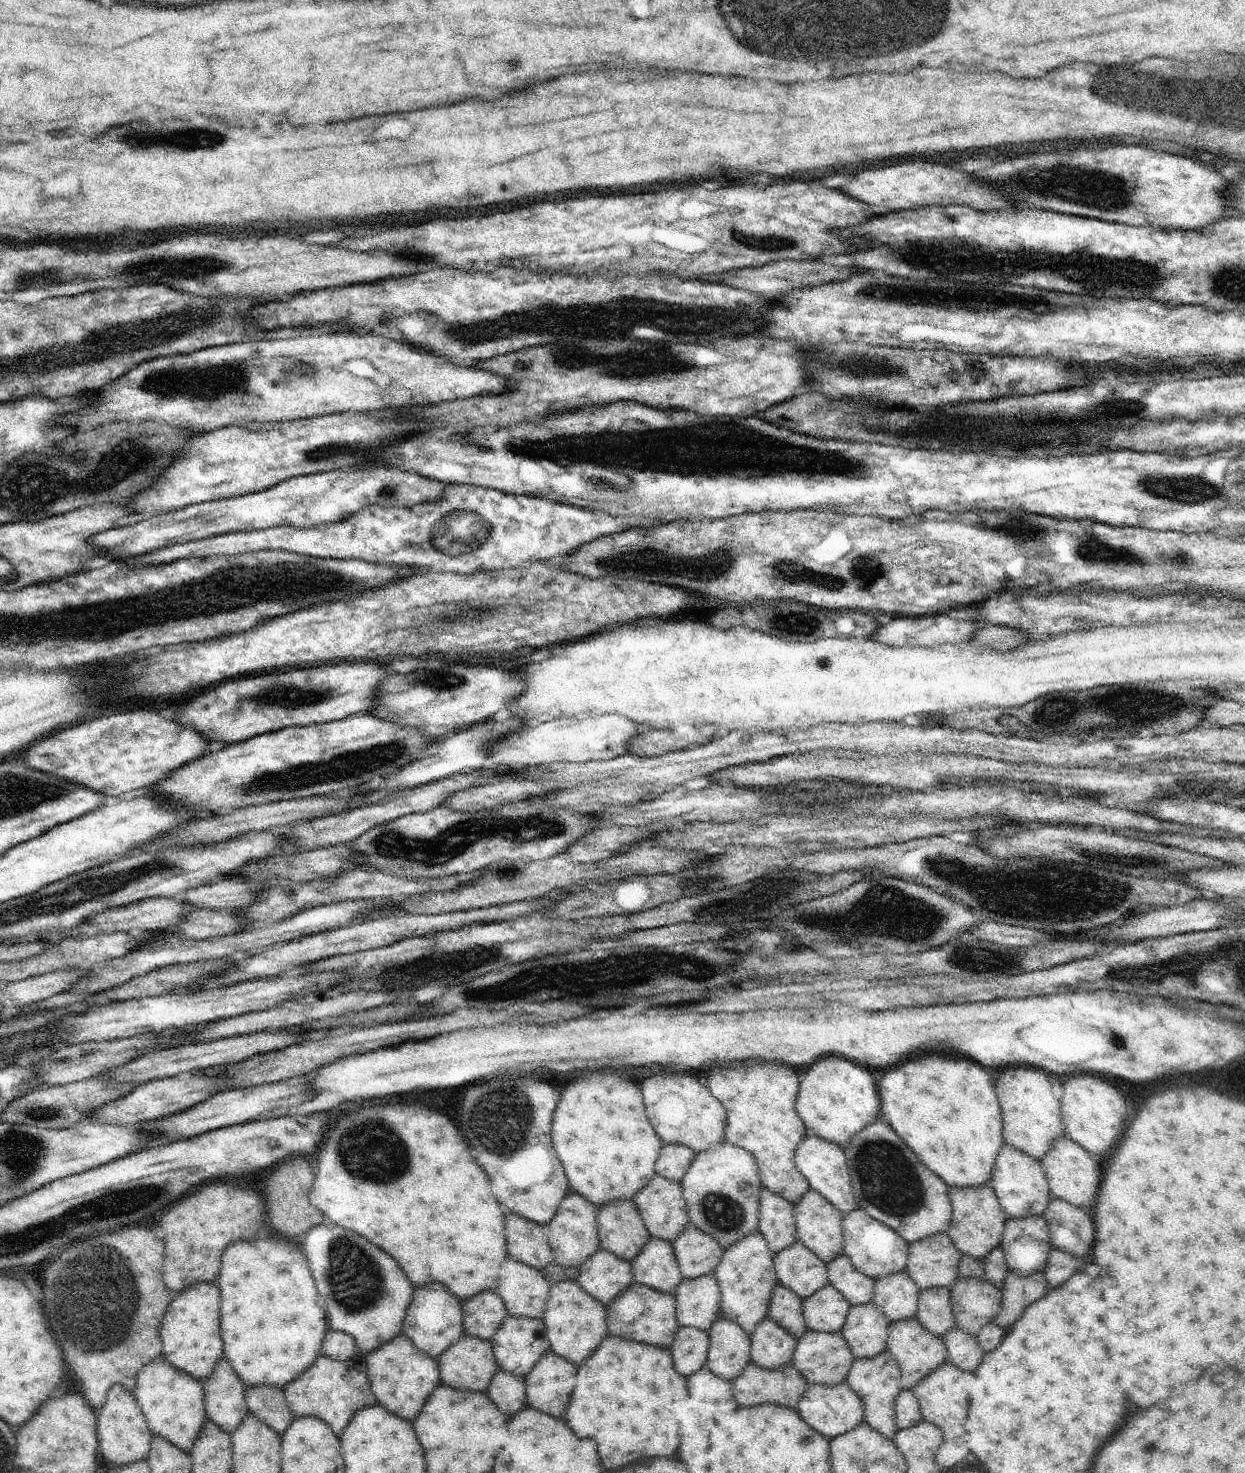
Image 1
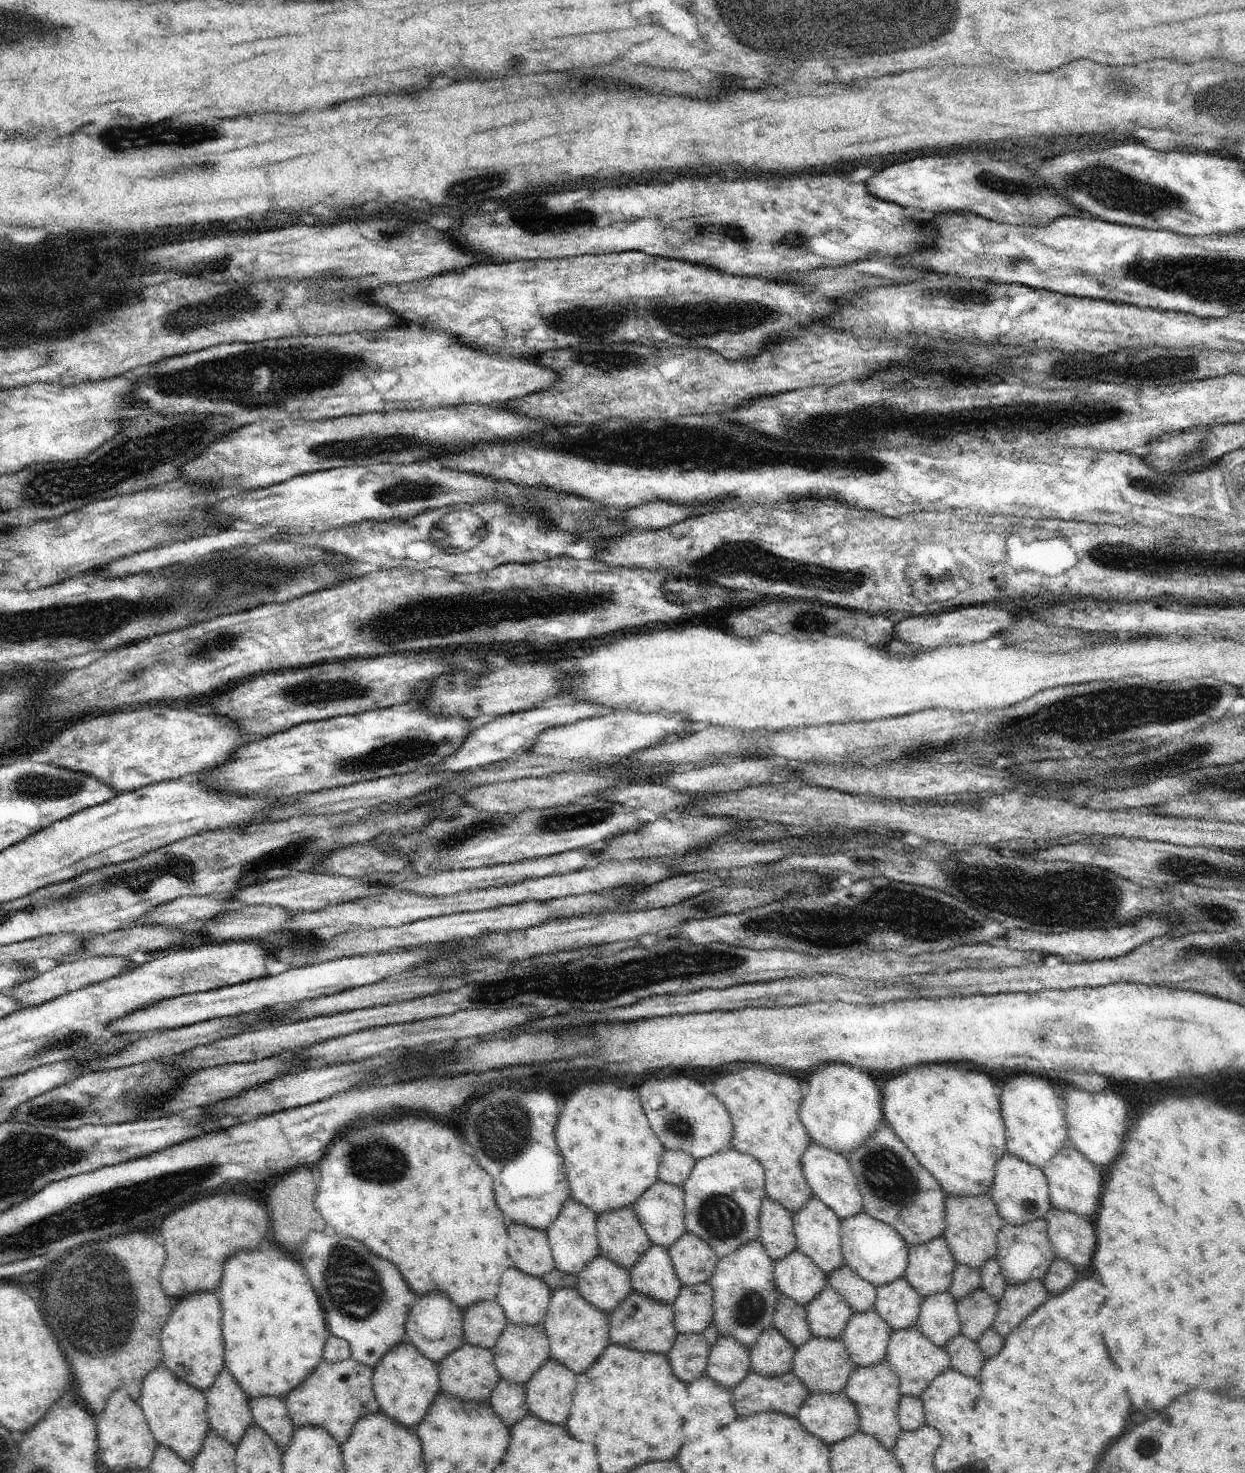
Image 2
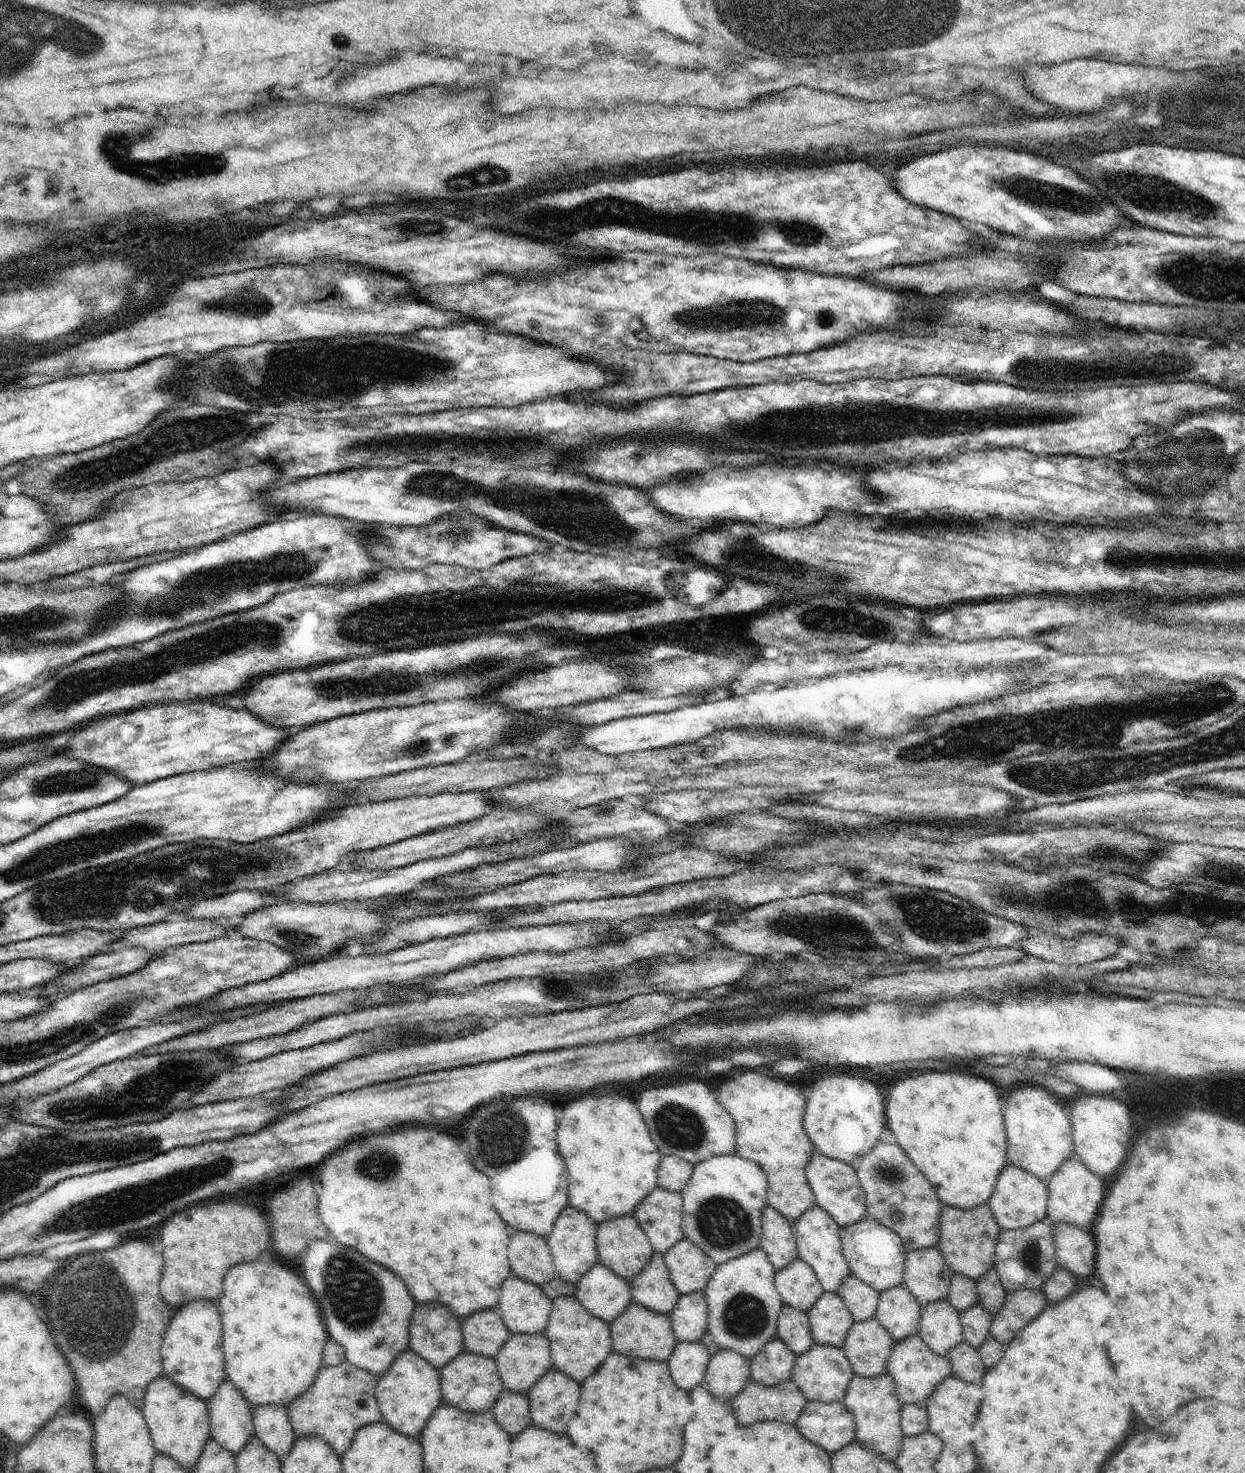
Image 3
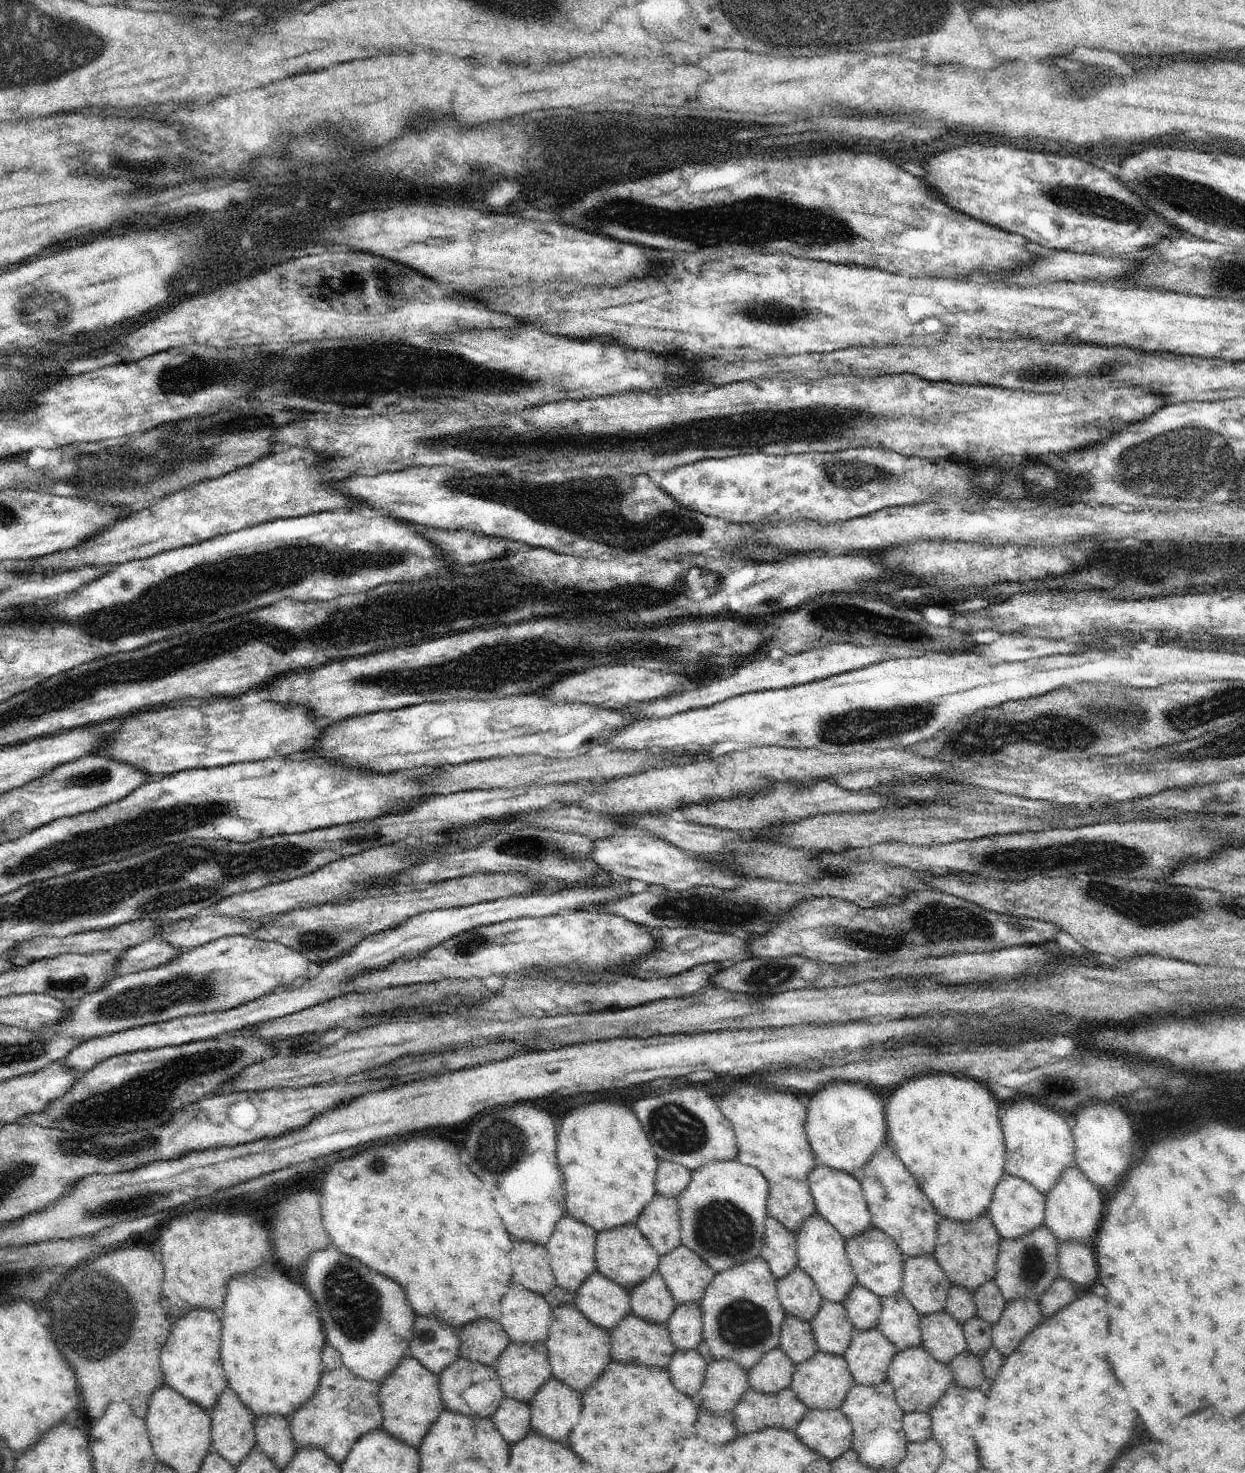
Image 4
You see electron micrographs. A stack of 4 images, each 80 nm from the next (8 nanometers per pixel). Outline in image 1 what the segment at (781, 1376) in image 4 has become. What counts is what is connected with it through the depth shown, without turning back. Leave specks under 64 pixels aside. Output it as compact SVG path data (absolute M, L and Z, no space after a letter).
M764 1317L751 1334L751 1360L762 1369L774 1370L790 1364L799 1340L772 1317Z

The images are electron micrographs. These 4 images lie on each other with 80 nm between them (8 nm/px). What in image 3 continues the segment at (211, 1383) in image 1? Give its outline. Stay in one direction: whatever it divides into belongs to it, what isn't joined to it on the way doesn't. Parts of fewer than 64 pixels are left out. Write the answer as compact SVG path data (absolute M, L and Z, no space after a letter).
M228 1378L220 1383L206 1402L211 1438L236 1456L244 1448L246 1441L255 1434L254 1406L249 1404L241 1390Z

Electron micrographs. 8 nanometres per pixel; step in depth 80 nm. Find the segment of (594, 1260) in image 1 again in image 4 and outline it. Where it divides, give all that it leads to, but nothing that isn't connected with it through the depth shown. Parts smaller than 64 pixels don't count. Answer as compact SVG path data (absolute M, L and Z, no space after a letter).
M598 1270L584 1280L576 1293L577 1309L608 1332L631 1313L631 1293Z

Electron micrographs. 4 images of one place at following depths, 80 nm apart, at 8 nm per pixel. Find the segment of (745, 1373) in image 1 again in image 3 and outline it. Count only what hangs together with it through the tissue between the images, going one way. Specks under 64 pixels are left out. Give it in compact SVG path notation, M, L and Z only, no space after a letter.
M750 1378L731 1400L731 1407L742 1426L756 1424L760 1420L782 1420L795 1424L807 1401L791 1378L774 1386L764 1386Z

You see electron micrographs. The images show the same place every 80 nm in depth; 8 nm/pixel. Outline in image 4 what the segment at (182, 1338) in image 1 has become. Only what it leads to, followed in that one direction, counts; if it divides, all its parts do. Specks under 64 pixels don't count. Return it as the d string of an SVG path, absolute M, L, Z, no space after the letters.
M194 1307L174 1319L170 1334L161 1348L160 1366L165 1376L164 1384L208 1412L215 1407L217 1398L228 1384L221 1359L221 1321L220 1312Z

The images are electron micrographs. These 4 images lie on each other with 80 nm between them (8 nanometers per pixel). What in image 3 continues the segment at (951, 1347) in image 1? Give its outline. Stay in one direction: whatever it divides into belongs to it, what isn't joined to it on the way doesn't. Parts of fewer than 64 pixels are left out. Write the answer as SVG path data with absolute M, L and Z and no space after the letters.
M965 1340L952 1347L946 1355L950 1359L954 1375L969 1383L980 1381L979 1378L986 1371L979 1350Z

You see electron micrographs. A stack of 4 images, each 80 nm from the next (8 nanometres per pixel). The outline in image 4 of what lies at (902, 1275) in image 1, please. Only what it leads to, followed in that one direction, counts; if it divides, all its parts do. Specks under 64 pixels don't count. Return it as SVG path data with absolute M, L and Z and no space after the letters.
M902 1291L882 1297L877 1327L892 1341L898 1351L920 1345L921 1316Z

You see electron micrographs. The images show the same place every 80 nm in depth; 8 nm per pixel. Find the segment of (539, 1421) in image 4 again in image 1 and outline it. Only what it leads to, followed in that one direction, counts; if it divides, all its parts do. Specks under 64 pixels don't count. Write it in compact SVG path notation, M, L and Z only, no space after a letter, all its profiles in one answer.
M548 1350L525 1376L527 1404L552 1416L564 1414L576 1386L576 1368Z

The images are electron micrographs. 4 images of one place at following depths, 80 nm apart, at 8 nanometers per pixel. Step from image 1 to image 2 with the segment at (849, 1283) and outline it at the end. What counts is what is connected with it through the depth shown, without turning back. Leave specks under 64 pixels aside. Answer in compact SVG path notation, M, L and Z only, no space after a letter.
M845 1263L829 1274L827 1284L835 1288L848 1301L854 1313L874 1308L877 1297L876 1286L858 1276Z

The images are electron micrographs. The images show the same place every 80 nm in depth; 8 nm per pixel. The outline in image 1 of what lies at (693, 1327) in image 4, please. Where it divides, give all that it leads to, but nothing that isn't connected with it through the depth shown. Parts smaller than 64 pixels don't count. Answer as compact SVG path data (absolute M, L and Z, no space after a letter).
M715 1271L693 1279L683 1278L675 1295L680 1327L708 1331L720 1316L721 1288Z

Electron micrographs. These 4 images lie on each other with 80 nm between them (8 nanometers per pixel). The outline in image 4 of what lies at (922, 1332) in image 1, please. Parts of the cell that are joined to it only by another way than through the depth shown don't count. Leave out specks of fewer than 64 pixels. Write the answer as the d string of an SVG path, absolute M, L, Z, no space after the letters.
M914 1345L897 1351L890 1363L887 1380L895 1388L897 1403L905 1412L929 1412L929 1408L934 1406L941 1394L945 1393L948 1385L954 1382L953 1372L949 1363L936 1360L923 1346Z

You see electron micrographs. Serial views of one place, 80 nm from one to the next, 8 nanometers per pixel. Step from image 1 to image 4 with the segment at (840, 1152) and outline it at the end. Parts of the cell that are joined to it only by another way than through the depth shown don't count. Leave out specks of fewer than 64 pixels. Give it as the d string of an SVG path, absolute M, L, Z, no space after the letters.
M817 1163L808 1173L807 1181L816 1203L817 1212L832 1226L835 1226L844 1238L858 1236L868 1227L872 1227L871 1214L858 1176Z

